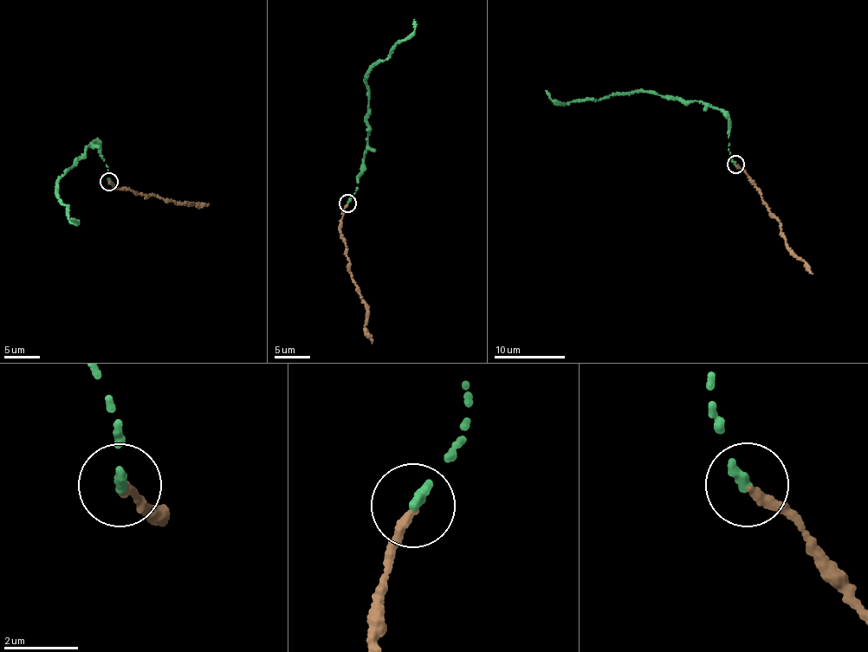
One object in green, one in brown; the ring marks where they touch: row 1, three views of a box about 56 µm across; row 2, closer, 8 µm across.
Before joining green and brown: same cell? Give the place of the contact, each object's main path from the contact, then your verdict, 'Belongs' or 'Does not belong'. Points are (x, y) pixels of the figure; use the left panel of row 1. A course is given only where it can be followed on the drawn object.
Place: (108, 181). Course of green: (109, 182), (100, 145), (94, 142), (57, 181), (55, 190), (67, 214), (78, 222), (71, 219). Course of brown: (109, 182), (145, 196), (150, 194), (187, 205), (193, 202), (209, 204). Belongs

